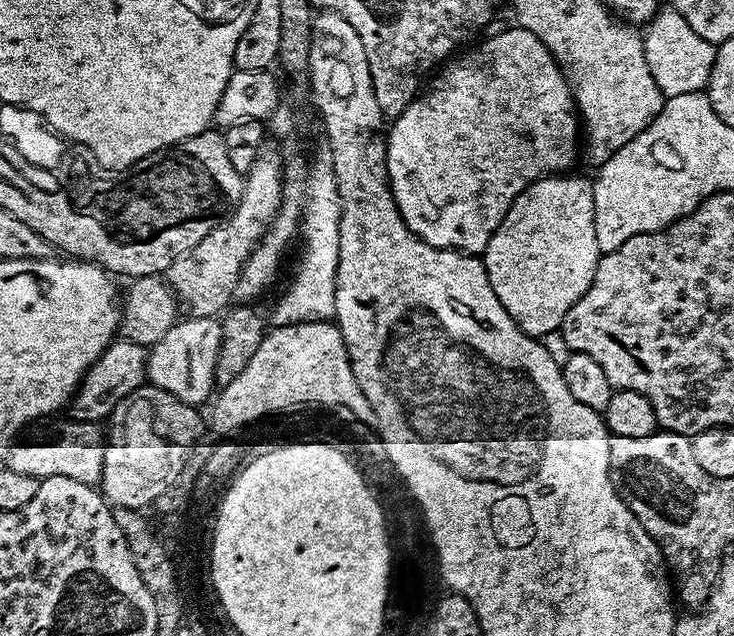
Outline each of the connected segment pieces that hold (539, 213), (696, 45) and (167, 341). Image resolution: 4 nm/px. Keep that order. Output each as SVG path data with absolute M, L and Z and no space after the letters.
M553 174L543 176L542 179L535 180L528 185L526 190L522 190L522 194L518 194L518 198L514 198L510 210L506 210L506 218L502 218L498 230L494 230L486 250L482 254L484 269L490 278L490 286L494 286L494 294L498 294L498 302L502 302L502 306L506 306L506 314L510 314L512 321L533 338L543 338L546 333L555 332L559 329L560 323L566 318L566 314L570 310L570 306L574 306L574 302L578 302L578 298L582 298L582 294L586 294L586 290L590 290L590 282L594 282L594 270L598 266L602 255L598 246L598 234L594 234L594 190L592 189L592 180L589 177L572 175Z
M669 8L661 9L649 21L643 38L651 73L665 97L699 92L707 87L716 57L715 45L699 37L680 14Z
M188 316L187 318L177 319L166 334L158 343L148 348L148 374L147 383L154 385L156 388L166 390L166 394L174 394L182 402L193 406L203 405L203 400L213 395L217 387L216 382L216 363L218 362L218 350L222 342L222 330L220 329L221 321L210 316Z

